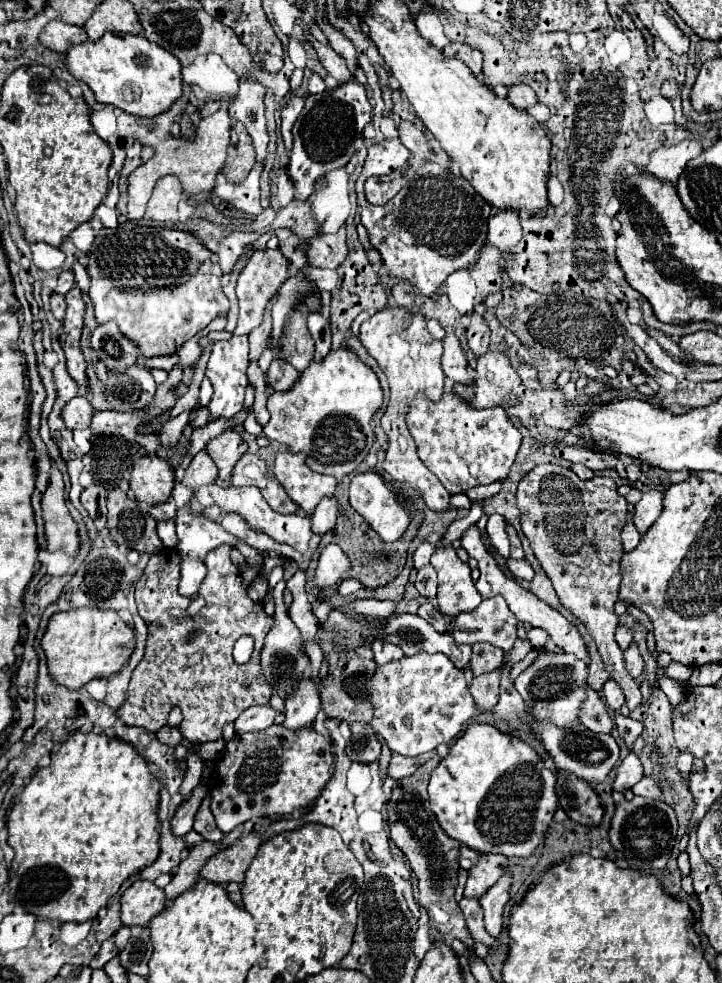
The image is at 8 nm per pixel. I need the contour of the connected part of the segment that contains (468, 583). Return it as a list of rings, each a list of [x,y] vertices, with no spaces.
[[[439,548],[431,556],[431,566],[439,576],[437,602],[441,614],[457,618],[461,612],[473,612],[483,602],[473,584],[469,566],[457,558],[455,548]]]

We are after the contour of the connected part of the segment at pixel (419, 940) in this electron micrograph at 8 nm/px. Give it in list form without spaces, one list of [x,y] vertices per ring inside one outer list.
[[[421,926],[417,930],[417,934],[415,934],[415,958],[423,960],[425,952],[429,950],[429,946],[431,946],[431,936],[427,932],[427,926]]]

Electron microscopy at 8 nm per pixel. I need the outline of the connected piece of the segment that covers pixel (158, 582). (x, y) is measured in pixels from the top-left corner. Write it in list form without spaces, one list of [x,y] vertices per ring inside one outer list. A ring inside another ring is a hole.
[[[219,546],[211,550],[205,558],[207,564],[207,576],[199,586],[199,592],[191,598],[179,594],[179,558],[173,548],[163,548],[161,552],[153,554],[141,580],[135,584],[135,602],[139,608],[139,616],[145,620],[149,634],[147,634],[147,646],[145,656],[139,662],[139,666],[133,670],[129,690],[125,696],[125,702],[117,708],[117,718],[127,726],[141,726],[149,732],[157,732],[167,722],[167,714],[173,706],[179,706],[183,712],[181,722],[181,734],[189,742],[211,742],[223,738],[223,728],[233,722],[243,710],[249,706],[265,706],[271,698],[271,686],[263,678],[259,670],[259,654],[263,648],[263,640],[269,632],[269,624],[273,624],[273,618],[265,614],[263,604],[255,604],[249,600],[247,592],[241,588],[242,573],[231,562],[231,546]],[[193,598],[203,598],[205,606],[195,614],[187,616],[185,608]],[[249,634],[255,638],[255,650],[247,664],[239,666],[235,664],[231,650],[239,636]]]

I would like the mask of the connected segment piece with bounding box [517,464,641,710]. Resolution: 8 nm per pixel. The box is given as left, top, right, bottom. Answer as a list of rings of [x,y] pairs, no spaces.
[[[541,464],[519,482],[517,508],[521,512],[523,534],[553,582],[561,604],[589,630],[607,672],[625,694],[625,704],[629,710],[635,710],[641,704],[641,690],[627,672],[623,652],[615,642],[619,618],[613,612],[621,582],[619,560],[625,552],[621,530],[627,522],[627,500],[617,492],[613,478],[595,476],[581,480],[569,468]]]

